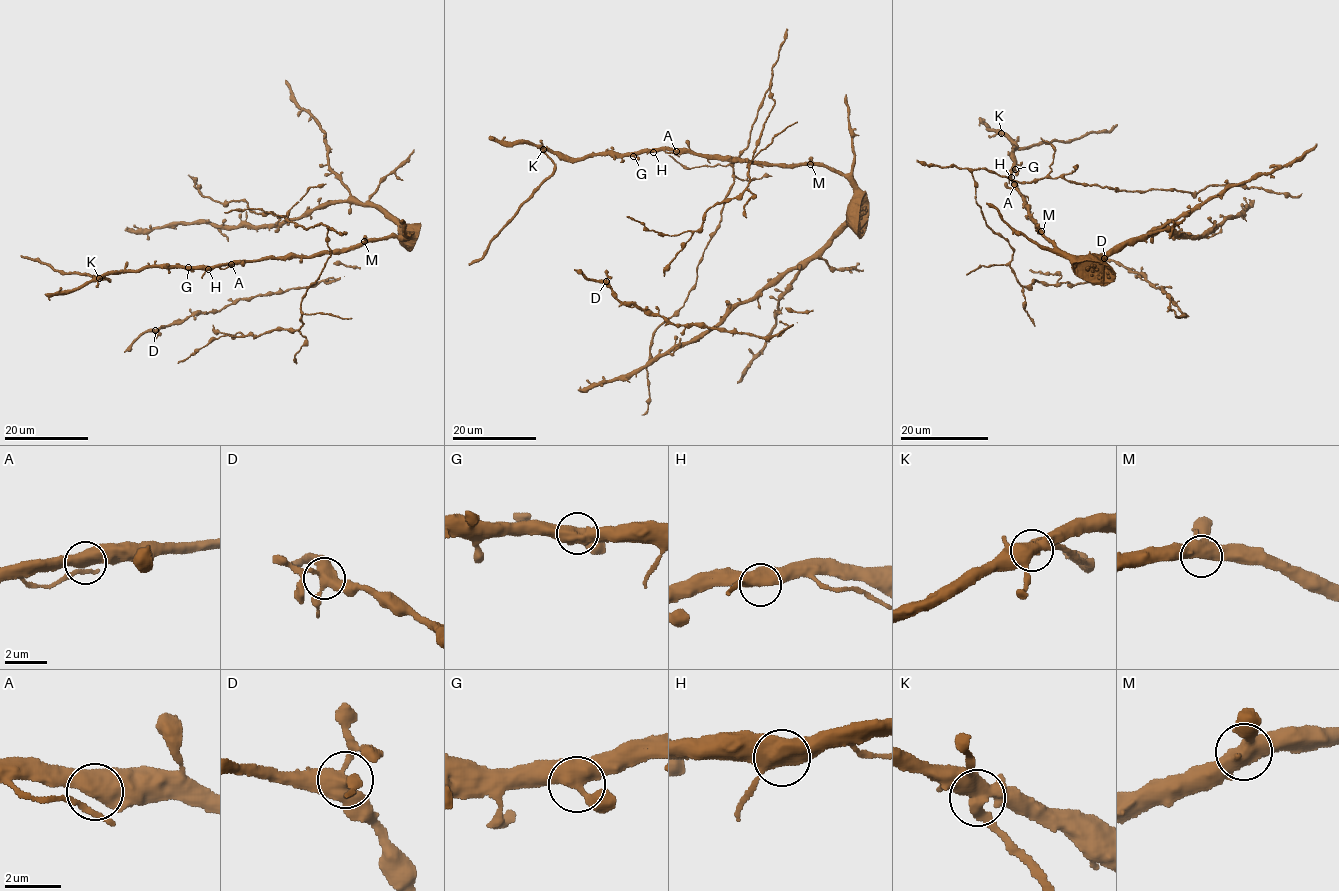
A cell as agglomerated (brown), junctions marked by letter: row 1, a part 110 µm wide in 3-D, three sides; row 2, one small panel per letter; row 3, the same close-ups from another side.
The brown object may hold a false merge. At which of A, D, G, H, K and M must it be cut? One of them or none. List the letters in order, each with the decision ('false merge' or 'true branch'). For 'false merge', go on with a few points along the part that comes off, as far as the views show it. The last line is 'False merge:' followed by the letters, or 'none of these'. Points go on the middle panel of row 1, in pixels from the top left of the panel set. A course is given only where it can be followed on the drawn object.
A: true branch
D: true branch
G: true branch
H: true branch
K: false merge; course (543, 150), (554, 164), (553, 172), (491, 241), (487, 251), (468, 265)
M: true branch
False merge: K

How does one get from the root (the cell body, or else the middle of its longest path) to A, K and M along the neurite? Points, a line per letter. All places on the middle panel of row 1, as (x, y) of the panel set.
A: (861, 207), (865, 210), (860, 222), (855, 207), (854, 186), (845, 177), (826, 167), (751, 163), (676, 151)
K: (861, 207), (865, 210), (860, 222), (854, 186), (818, 165), (751, 163), (668, 150), (560, 158), (543, 150)
M: (861, 207), (865, 210), (860, 222), (855, 207), (854, 186), (843, 175), (826, 167), (810, 164)

